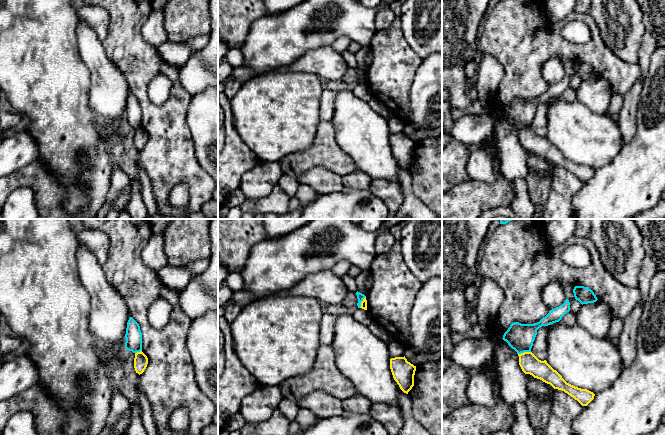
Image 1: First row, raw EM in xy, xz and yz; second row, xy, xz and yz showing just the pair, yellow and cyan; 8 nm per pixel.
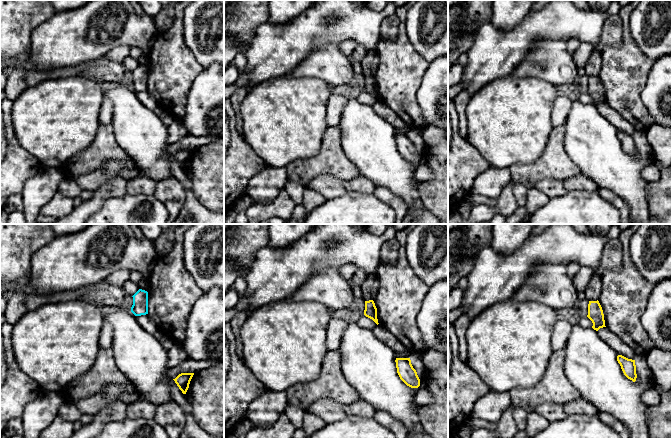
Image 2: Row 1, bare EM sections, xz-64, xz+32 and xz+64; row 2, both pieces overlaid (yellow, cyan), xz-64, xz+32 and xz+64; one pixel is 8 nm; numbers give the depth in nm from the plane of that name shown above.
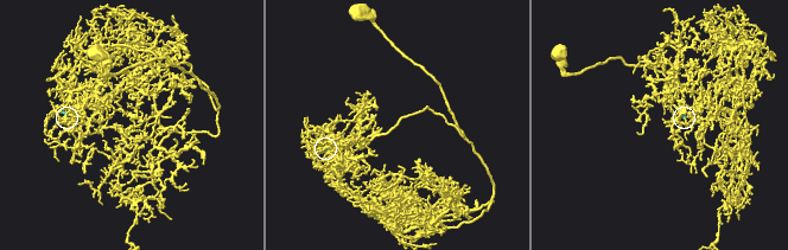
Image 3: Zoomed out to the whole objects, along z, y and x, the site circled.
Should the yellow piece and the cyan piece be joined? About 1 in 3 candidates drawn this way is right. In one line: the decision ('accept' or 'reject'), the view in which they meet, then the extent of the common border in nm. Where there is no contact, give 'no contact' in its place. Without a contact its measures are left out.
reject; contact in yz; length 110 nm

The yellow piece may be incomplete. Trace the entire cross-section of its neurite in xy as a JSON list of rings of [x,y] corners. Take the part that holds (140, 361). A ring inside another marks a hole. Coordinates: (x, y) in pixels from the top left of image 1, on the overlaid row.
[[[142,351],[135,353],[134,368],[136,373],[138,373],[139,375],[142,374],[146,369],[147,364],[148,358]]]

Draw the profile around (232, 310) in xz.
[[[232,298],[227,302],[225,305],[225,313],[224,313],[224,318],[228,322],[229,325],[235,320],[235,318],[240,314],[242,311],[242,306],[234,303],[232,301]]]

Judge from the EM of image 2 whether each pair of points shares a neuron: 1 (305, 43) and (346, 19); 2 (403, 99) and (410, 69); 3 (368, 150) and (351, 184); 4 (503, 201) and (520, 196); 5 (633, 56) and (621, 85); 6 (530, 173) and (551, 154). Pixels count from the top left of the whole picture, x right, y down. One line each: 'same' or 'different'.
1: same
2: same
3: different
4: different
5: same
6: same

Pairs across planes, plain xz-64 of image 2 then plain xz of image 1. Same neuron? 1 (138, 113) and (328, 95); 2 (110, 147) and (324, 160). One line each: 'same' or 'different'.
1: different
2: same

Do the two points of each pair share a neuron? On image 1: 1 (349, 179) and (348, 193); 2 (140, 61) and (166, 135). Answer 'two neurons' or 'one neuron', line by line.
1: two neurons
2: one neuron

